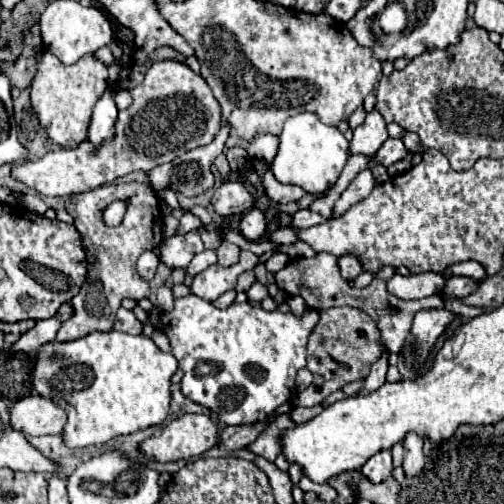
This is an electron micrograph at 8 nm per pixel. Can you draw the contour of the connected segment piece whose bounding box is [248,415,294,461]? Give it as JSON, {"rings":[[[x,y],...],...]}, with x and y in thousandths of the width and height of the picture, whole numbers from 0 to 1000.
{"rings":[[[556,823],[548,827],[540,839],[528,843],[528,851],[512,863],[512,871],[492,887],[504,903],[516,903],[532,915],[544,915],[556,899],[556,859],[571,847],[583,847],[583,839],[575,835],[571,823]]]}

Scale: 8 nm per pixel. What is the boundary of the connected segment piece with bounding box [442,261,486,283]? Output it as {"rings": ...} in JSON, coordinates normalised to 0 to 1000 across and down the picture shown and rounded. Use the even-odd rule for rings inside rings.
{"rings":[[[921,518],[921,522],[909,522],[909,526],[893,526],[893,534],[881,534],[877,542],[885,542],[885,550],[897,550],[897,546],[933,550],[944,562],[952,562],[952,558],[964,554],[960,530],[952,522],[944,522],[944,518]]]}

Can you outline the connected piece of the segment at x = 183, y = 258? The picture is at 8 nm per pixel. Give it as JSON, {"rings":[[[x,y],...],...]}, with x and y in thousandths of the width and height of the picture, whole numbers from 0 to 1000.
{"rings":[[[377,458],[369,466],[345,466],[321,478],[317,486],[317,518],[329,522],[337,534],[361,530],[369,534],[373,522],[389,502],[405,494],[393,458]]]}

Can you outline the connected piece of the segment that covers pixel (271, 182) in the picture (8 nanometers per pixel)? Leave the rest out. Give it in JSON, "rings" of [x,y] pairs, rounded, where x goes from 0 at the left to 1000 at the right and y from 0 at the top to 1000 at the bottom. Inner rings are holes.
{"rings":[[[528,339],[524,347],[524,371],[528,371],[528,383],[532,391],[544,399],[544,403],[575,403],[575,399],[591,399],[607,387],[607,379],[591,367],[563,367],[563,363],[552,363],[540,347],[540,339]]]}

